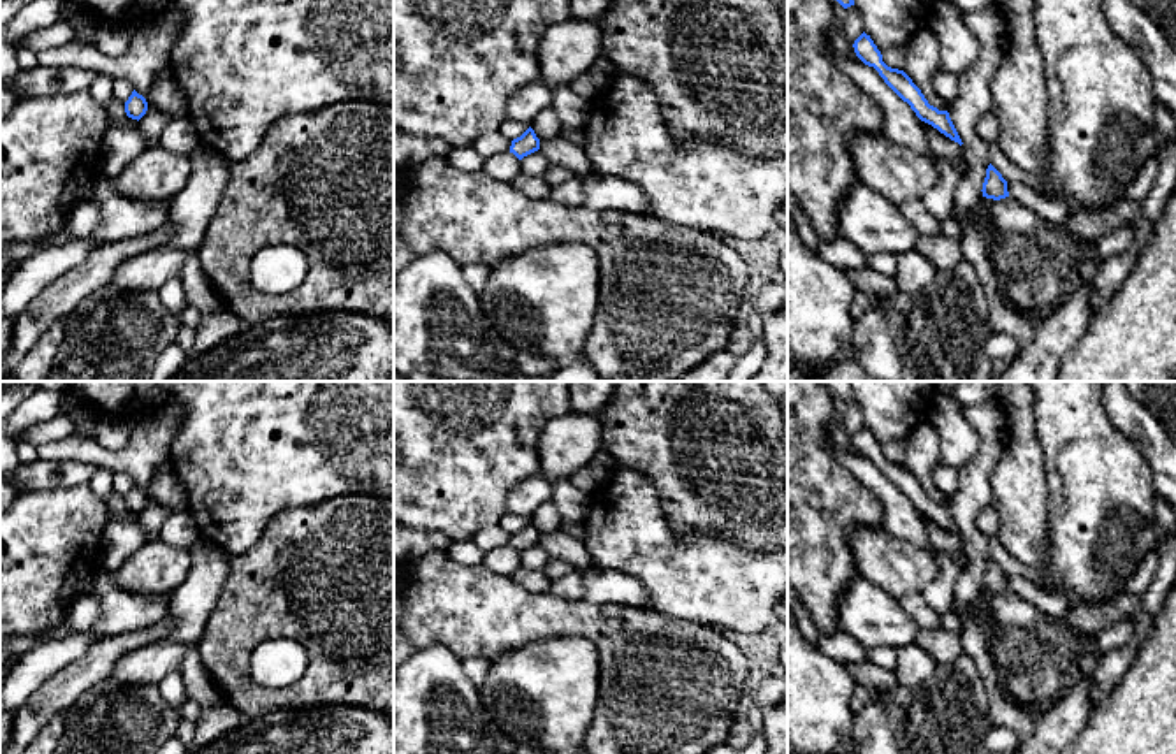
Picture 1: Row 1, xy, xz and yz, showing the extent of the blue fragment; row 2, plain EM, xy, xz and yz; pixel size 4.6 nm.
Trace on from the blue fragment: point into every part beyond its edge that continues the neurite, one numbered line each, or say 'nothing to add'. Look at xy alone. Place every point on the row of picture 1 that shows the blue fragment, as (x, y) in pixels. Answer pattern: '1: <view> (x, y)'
nothing to add

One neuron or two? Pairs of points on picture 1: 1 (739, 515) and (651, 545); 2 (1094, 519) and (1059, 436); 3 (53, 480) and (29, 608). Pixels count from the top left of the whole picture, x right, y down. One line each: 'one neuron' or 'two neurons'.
1: two neurons
2: one neuron
3: two neurons

